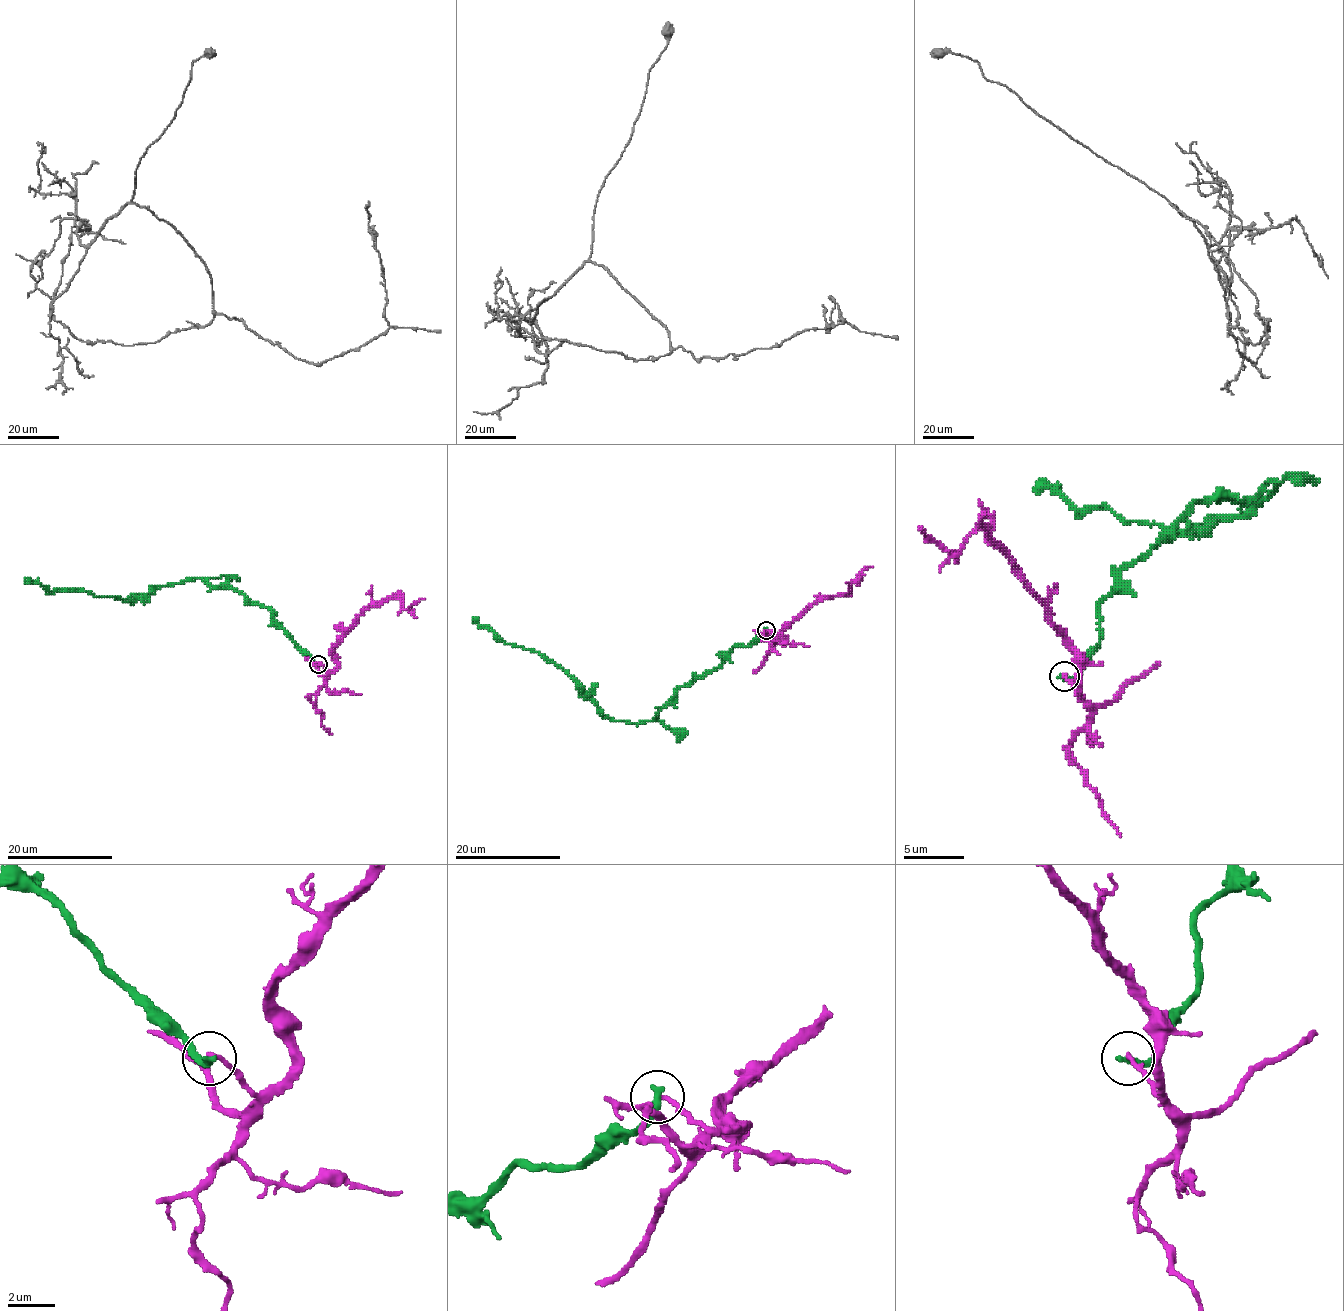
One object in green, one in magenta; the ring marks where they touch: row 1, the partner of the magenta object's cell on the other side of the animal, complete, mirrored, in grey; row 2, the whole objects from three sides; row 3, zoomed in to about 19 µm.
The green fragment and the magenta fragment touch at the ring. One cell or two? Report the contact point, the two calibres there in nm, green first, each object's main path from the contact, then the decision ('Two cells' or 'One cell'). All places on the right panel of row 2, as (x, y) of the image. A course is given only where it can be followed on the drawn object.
Place: (1064, 676). Thickness 320 nm (green) against 190 nm. Course of green: (1063, 677), (1099, 641), (1114, 578), (1198, 500), (1274, 485), (1247, 512), (1171, 530), (1075, 509), (1036, 482). Course of magenta: (1063, 677), (1081, 689), (1078, 656), (1069, 638), (985, 530), (979, 524), (958, 551), (943, 551), (922, 530). Two cells

